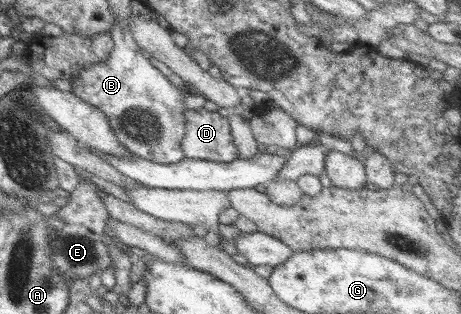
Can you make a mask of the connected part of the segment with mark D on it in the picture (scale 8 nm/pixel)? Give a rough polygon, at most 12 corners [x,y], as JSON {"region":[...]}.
{"region":[[186,110],[186,158],[238,158],[228,118]]}

